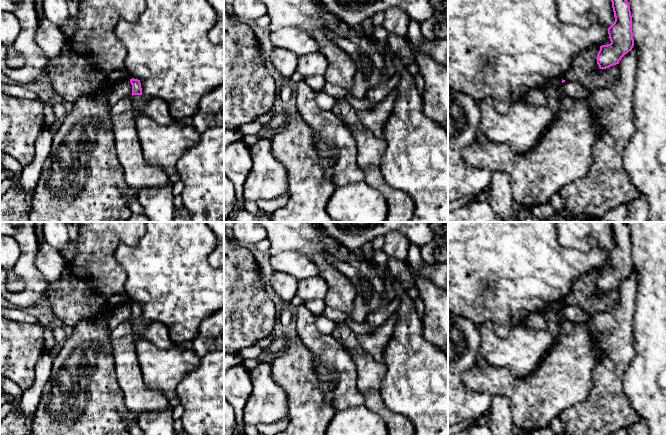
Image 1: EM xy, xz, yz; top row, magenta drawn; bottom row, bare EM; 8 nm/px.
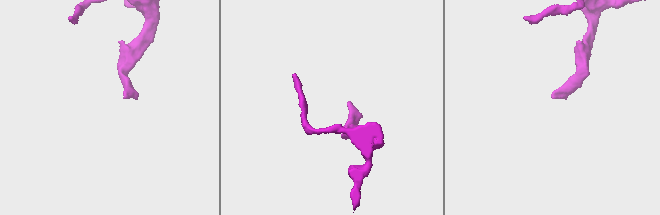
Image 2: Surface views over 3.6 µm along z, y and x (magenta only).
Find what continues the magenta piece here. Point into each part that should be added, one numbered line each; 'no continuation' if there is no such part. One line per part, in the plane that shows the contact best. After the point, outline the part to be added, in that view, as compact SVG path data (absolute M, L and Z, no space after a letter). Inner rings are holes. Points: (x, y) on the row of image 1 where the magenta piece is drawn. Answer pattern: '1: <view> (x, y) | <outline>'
1: xy (157, 109) | M133 95L132 102L138 114L144 114L159 124L167 125L175 121L169 113L168 104L162 99Z

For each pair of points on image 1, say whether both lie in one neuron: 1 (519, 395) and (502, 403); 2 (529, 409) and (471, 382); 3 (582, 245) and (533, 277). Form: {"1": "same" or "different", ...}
{"1": "different", "2": "same", "3": "different"}

